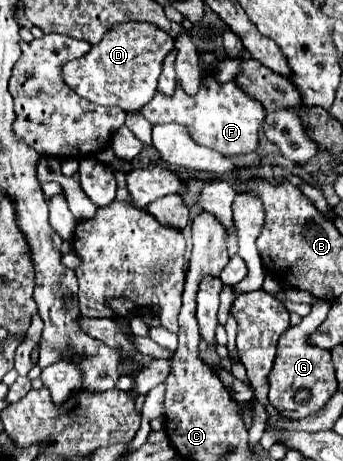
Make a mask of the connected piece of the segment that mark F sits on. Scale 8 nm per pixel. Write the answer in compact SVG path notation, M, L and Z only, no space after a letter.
M206 69L206 73L200 79L200 89L196 95L188 95L180 83L176 83L174 95L164 95L156 91L154 99L148 103L148 107L140 109L140 113L152 123L180 123L188 129L194 143L210 147L224 157L234 157L240 153L252 153L258 147L258 133L260 125L266 117L266 111L256 99L252 99L238 83L228 81L220 83L214 77L214 69Z

